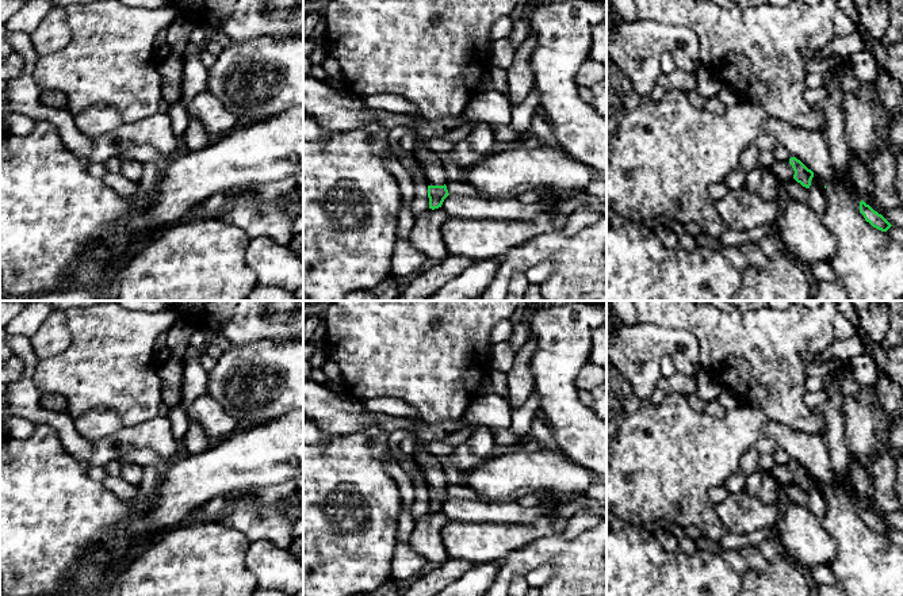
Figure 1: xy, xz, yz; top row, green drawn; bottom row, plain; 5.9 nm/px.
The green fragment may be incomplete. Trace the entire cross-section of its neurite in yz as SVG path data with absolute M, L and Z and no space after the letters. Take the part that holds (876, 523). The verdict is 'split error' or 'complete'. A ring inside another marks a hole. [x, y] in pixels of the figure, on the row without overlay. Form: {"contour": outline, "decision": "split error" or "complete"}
{"contour": "M864 504L860 505L860 516L864 519L866 526L881 535L887 535L892 530L881 517L875 515Z", "decision": "complete"}

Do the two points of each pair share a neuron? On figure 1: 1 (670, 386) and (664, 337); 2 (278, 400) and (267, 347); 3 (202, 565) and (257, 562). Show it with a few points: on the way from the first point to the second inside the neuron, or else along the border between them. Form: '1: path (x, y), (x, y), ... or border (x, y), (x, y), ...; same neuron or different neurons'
1: border (662, 377), (657, 386); different neurons
2: path (267, 386), (267, 360); same neuron
3: border (249, 542), (247, 566), (257, 581); different neurons

